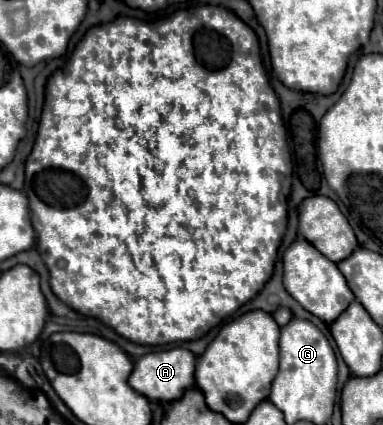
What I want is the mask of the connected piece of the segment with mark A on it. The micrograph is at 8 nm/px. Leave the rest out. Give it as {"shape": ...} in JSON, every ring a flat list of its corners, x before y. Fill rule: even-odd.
{"shape":[[186,348,150,352,150,354,136,360,134,370,128,378,128,384,138,394,142,394,144,398,148,398,152,402,158,402,158,400,172,402,172,400,180,398,180,394,184,394,184,390,194,386,194,364,196,364,196,356]]}

